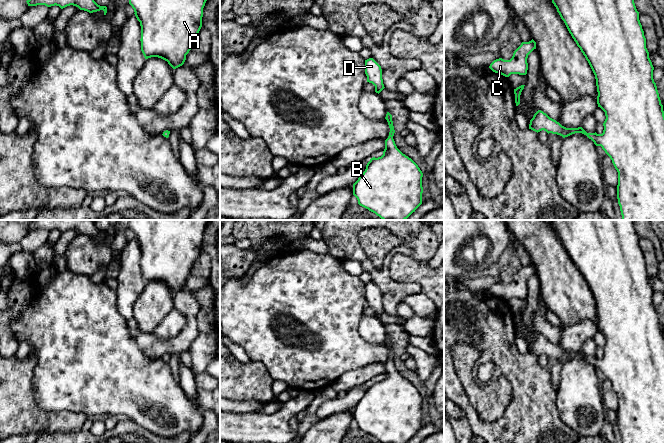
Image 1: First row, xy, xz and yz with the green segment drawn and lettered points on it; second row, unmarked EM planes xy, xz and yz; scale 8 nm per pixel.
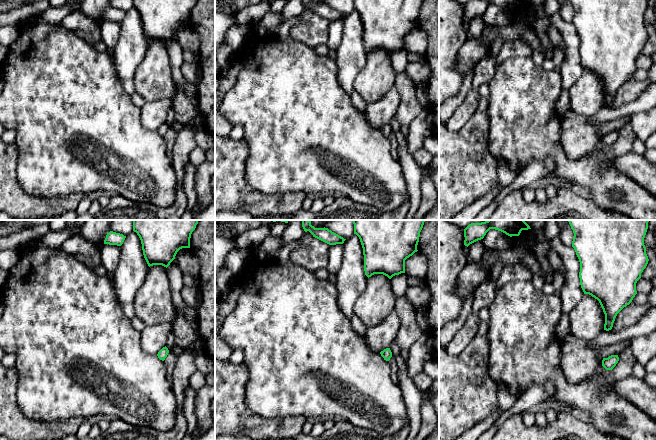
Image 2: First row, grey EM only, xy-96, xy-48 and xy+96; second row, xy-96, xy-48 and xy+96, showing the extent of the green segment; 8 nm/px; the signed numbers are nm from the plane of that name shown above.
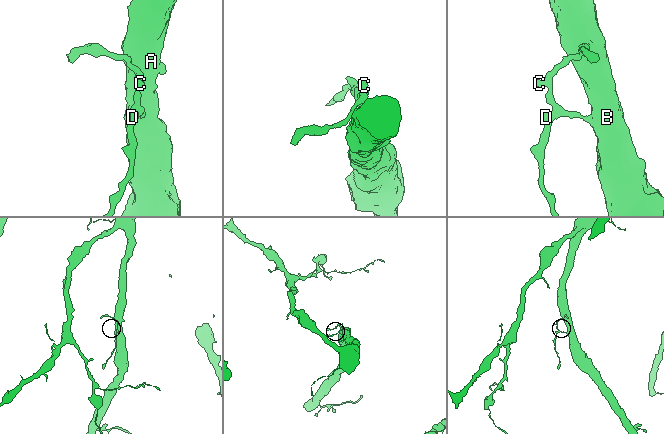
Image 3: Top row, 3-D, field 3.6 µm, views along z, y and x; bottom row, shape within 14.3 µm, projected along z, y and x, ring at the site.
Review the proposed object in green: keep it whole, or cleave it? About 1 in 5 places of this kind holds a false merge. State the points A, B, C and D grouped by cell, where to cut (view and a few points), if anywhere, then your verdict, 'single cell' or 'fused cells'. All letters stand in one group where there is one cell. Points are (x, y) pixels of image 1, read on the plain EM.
A B C D | no cut | single cell

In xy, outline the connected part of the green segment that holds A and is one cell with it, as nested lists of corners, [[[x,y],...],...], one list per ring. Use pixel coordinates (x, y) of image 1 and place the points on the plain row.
[[[128,220],[141,250],[141,275],[145,283],[158,281],[176,293],[182,290],[202,251],[203,232],[209,220]]]

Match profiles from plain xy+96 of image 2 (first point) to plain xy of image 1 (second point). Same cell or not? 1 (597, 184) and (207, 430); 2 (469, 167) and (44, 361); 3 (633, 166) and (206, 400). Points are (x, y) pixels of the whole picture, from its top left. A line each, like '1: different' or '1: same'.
1: different
2: different
3: same

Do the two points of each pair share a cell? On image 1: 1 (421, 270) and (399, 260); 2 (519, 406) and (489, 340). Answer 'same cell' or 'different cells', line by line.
1: same cell
2: same cell

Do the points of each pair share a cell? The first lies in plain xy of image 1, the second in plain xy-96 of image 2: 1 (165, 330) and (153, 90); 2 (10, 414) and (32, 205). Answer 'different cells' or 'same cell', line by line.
1: different cells
2: same cell

